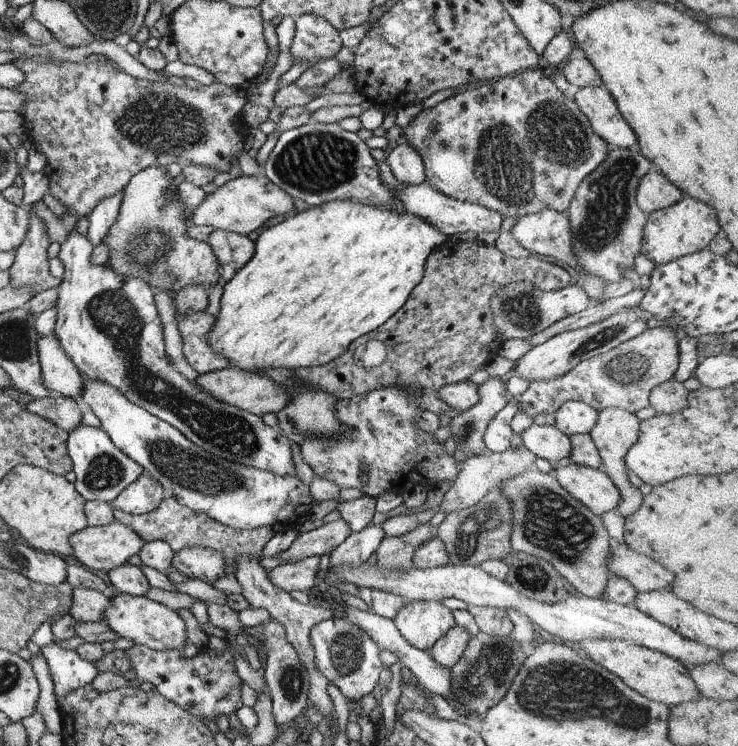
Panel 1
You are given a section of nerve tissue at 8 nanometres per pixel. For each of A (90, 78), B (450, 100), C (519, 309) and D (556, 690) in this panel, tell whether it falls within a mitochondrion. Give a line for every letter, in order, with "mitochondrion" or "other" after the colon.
A: other
B: other
C: mitochondrion
D: mitochondrion

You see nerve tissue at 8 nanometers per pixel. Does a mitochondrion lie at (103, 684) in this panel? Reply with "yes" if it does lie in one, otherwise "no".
no

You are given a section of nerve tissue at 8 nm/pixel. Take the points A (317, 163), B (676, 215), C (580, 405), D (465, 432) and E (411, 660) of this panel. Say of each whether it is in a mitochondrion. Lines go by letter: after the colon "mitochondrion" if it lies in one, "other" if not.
A: mitochondrion
B: other
C: other
D: mitochondrion
E: other

